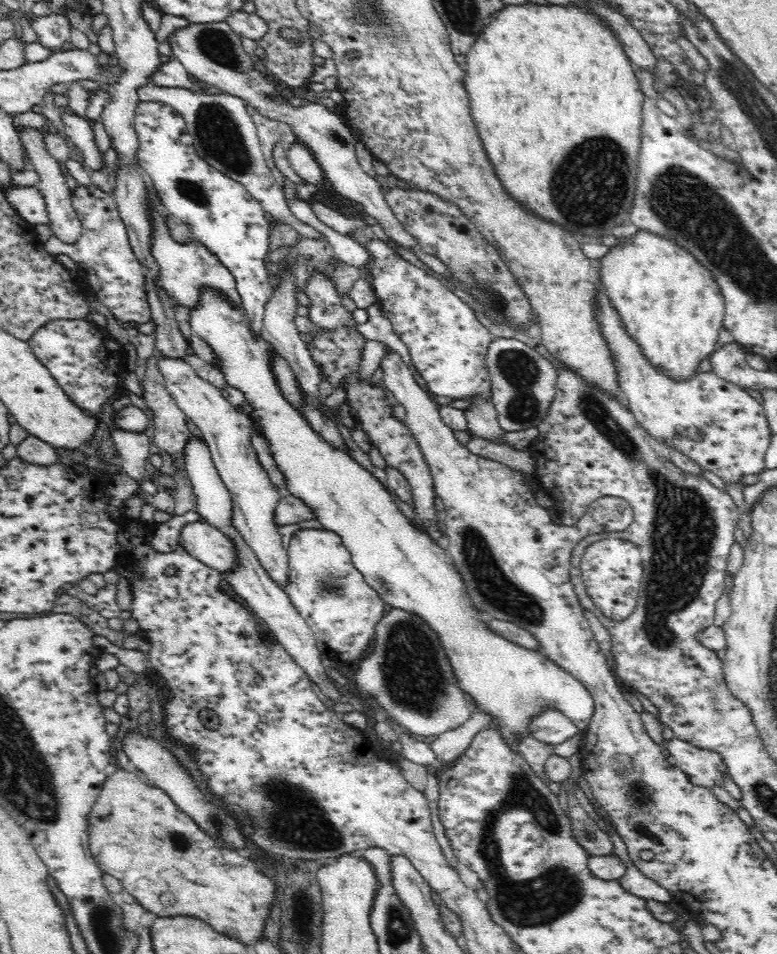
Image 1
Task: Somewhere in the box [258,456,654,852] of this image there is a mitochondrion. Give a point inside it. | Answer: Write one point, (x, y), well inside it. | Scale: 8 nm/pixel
(406, 670)

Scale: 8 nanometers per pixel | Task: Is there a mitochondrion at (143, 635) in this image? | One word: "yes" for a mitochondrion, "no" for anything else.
no

